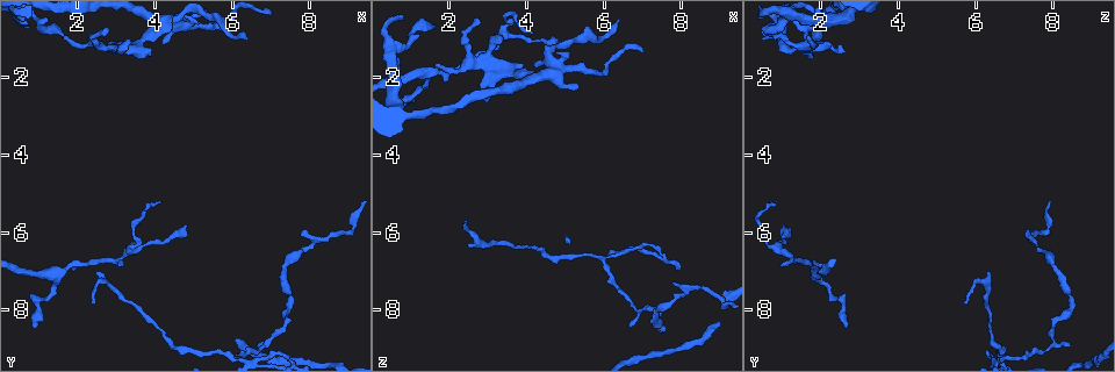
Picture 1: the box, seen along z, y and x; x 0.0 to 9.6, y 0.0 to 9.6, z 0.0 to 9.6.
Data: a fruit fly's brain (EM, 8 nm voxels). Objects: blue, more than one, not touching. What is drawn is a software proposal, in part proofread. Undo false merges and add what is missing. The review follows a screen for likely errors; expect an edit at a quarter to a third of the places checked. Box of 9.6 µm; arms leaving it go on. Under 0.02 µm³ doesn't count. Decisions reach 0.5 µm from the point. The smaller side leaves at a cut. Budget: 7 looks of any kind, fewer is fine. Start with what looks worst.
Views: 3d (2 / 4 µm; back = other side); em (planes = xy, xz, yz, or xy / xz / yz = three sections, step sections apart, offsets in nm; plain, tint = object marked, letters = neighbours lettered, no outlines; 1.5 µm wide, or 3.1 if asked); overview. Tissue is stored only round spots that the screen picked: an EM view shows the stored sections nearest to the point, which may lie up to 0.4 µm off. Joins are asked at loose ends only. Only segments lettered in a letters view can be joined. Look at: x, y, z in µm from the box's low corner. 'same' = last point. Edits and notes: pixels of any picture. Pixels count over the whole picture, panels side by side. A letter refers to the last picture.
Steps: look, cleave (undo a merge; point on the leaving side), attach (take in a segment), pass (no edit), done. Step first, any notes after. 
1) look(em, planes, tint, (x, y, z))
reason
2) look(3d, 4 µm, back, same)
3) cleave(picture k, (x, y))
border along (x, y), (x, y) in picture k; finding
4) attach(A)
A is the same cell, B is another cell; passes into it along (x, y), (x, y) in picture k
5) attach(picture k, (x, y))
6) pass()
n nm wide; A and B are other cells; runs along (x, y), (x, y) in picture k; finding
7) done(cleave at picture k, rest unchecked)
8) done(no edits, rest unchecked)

look(3d, 2 µm, back, (2.40, 7.80, 5.75))
free end

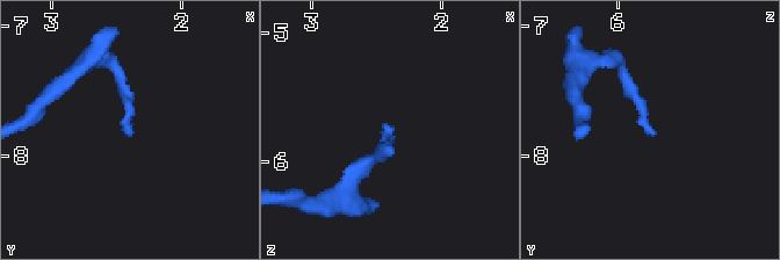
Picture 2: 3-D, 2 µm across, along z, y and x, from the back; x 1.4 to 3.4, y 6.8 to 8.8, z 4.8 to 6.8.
look(em, planes, plain, (2.36, 7.86, 5.74))
need the tissue

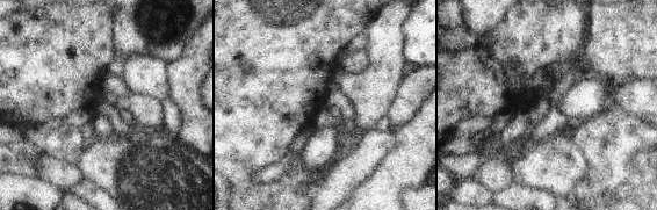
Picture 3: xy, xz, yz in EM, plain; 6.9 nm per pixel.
look(em, planes, letters, same)

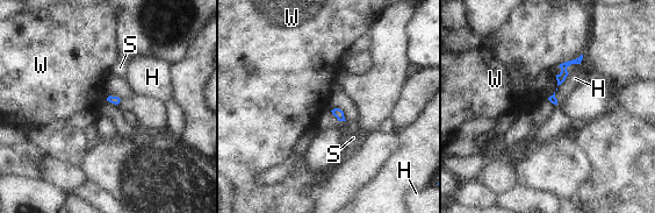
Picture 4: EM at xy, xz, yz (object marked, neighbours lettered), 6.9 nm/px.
pass()
H, S and W are other cells; border along (581, 54), (558, 66) in picture 4; no lettered segment goes on from it

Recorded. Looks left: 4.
look(3d, 4 µm, (3.40, 1.00, 1.00))
an open end

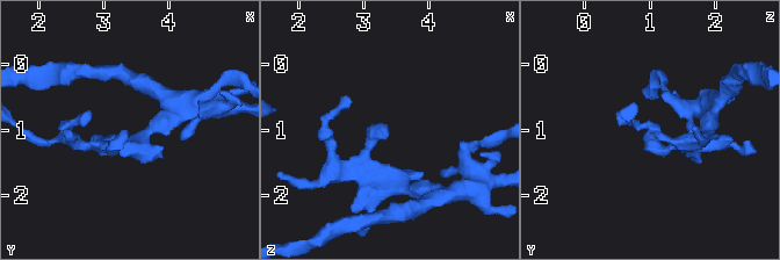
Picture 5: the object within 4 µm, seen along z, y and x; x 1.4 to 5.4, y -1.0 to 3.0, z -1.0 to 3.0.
look(em, planes, letters, (3.35, 1.00, 1.00))
shape alone is not enough

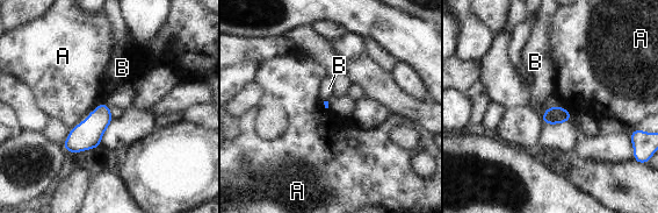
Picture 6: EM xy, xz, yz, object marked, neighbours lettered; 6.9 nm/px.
pass()
A and B are other cells; border along (103, 101), (100, 104) in picture 6; none of them fits

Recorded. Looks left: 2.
look(em, yz, step 4, letters, (5.50, 9.05, 6.65))

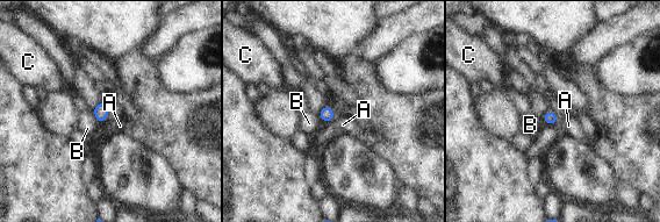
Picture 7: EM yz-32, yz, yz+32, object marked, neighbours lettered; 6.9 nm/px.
pass()
A, B and C are other cells; border along (92, 112), (98, 122) in picture 7; continuous, no second cell

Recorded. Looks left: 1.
done(no edits, rest unchecked)

